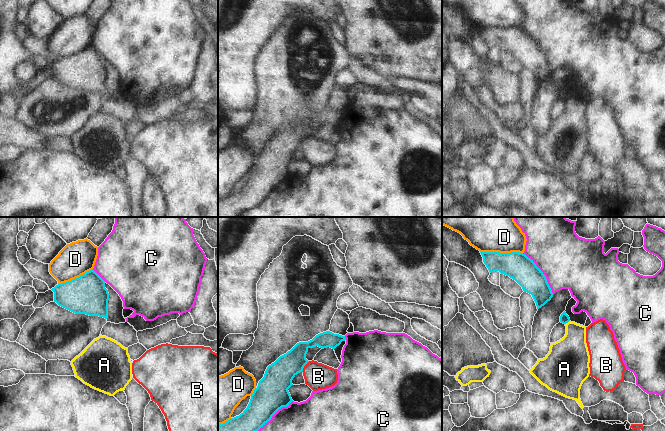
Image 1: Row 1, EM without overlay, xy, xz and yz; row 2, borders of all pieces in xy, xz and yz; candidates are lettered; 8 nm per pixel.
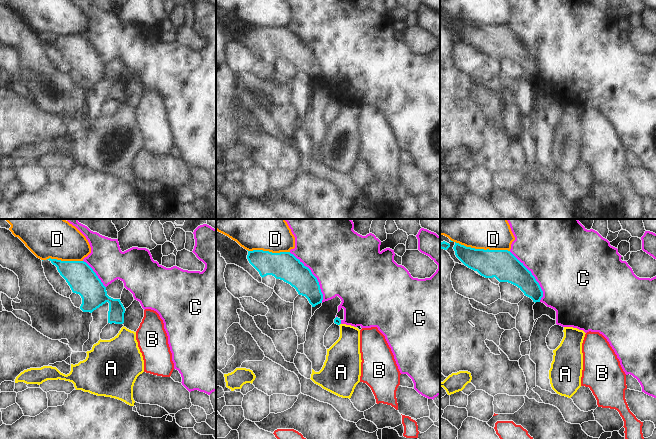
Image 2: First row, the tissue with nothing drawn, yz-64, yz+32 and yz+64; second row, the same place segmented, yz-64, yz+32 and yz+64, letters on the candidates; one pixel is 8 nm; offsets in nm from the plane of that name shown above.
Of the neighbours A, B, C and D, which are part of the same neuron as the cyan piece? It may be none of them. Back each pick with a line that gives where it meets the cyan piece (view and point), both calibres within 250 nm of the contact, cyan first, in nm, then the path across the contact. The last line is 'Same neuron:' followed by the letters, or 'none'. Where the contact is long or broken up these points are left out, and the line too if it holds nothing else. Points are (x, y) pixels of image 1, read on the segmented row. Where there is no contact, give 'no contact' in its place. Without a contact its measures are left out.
Same neuron: none

